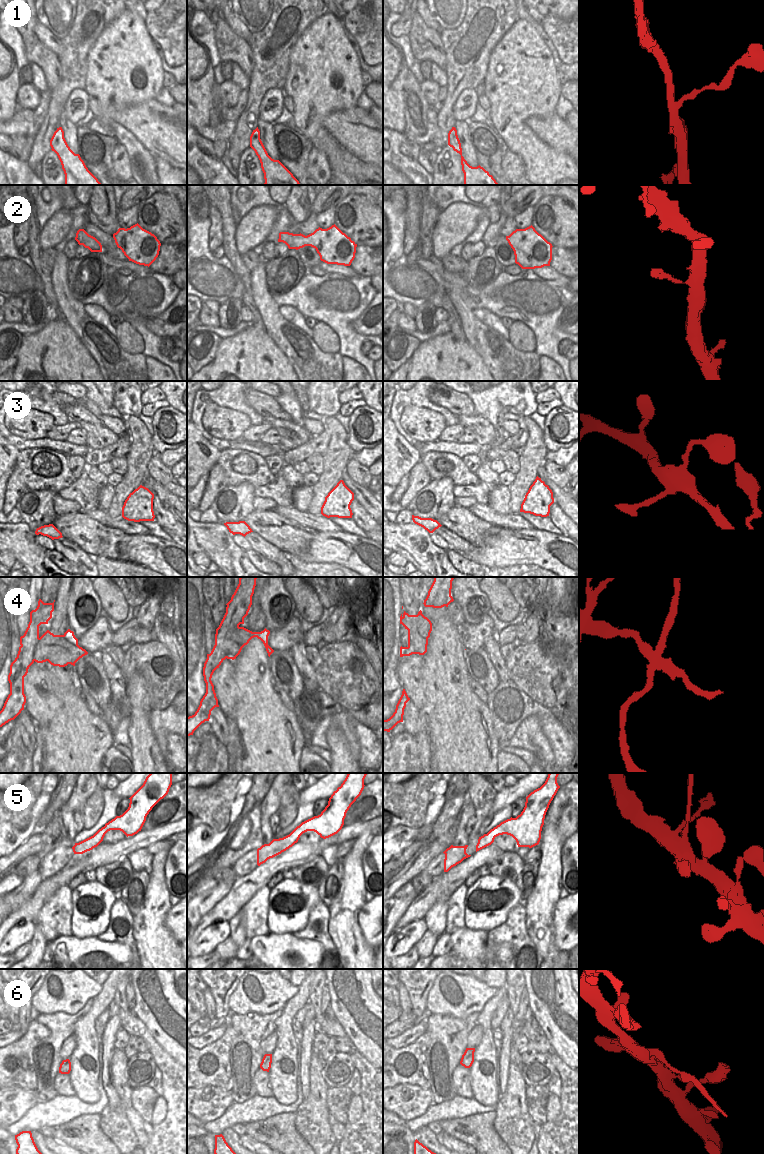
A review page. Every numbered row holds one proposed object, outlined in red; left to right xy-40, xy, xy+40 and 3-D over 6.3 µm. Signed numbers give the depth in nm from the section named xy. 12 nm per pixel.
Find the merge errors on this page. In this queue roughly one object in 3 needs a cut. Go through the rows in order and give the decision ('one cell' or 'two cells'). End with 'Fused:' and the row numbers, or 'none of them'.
1: one cell
2: one cell
3: one cell
4: two cells
5: one cell
6: two cells
Fused: 4, 6

